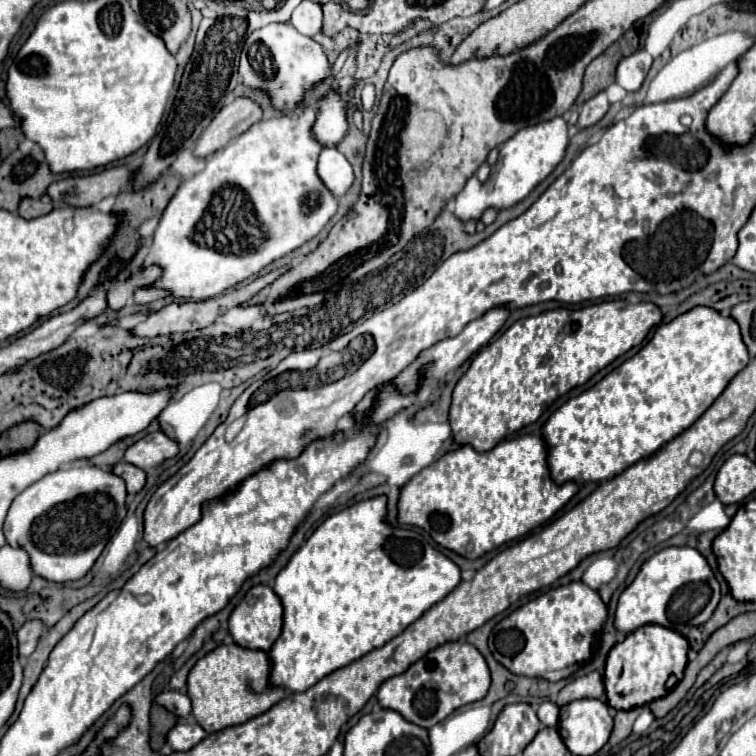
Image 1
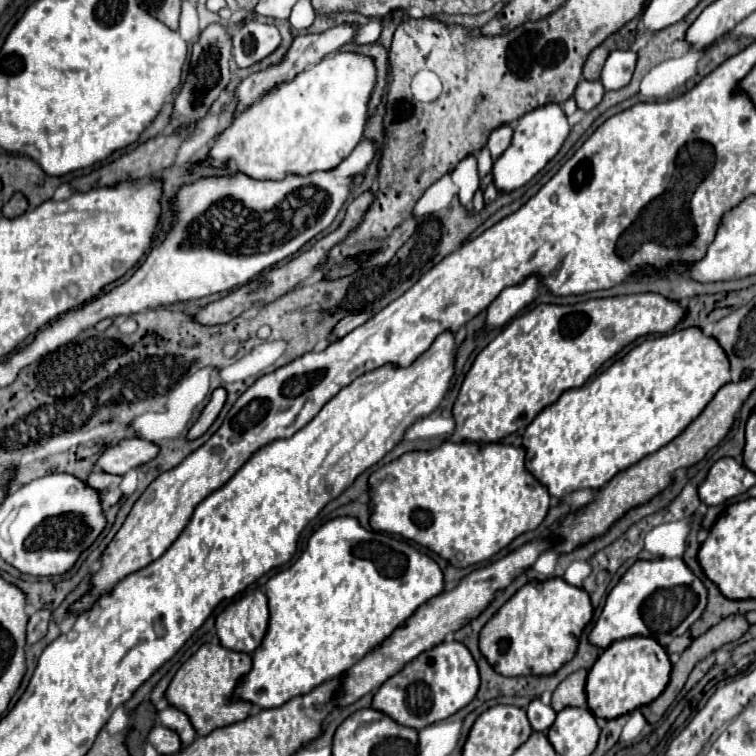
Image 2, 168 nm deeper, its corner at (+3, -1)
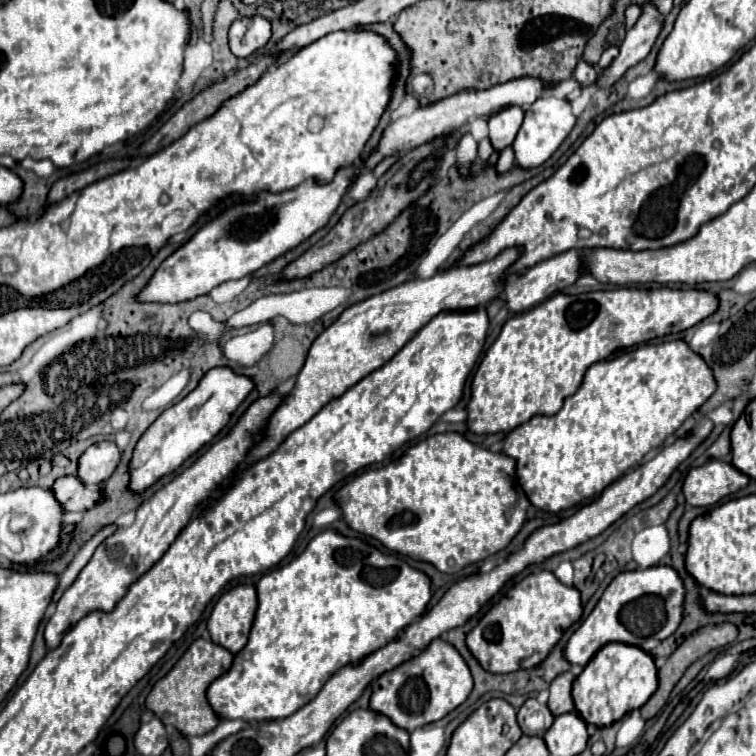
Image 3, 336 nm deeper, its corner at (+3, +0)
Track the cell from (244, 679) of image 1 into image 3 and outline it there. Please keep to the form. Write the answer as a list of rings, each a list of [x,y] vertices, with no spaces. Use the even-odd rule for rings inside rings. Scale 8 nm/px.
[[[202,637],[192,641],[192,645],[184,651],[178,663],[154,683],[150,695],[146,697],[146,709],[152,711],[164,725],[178,729],[184,737],[210,733],[220,723],[220,717],[206,701],[206,687],[230,669],[232,659],[234,655],[230,651],[212,641],[206,641]]]

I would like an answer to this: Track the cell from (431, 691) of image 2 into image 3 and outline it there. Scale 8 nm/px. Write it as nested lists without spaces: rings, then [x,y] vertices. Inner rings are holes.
[[[434,639],[424,651],[410,657],[402,665],[382,673],[372,683],[370,709],[382,713],[394,721],[400,729],[414,731],[428,723],[434,723],[454,711],[472,691],[472,675],[460,653],[446,641]]]

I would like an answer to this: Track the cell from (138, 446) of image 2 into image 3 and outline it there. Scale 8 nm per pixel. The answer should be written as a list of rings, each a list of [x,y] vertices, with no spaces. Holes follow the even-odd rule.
[[[100,441],[90,445],[78,459],[76,477],[84,485],[98,485],[112,475],[120,463],[120,451],[112,441]]]

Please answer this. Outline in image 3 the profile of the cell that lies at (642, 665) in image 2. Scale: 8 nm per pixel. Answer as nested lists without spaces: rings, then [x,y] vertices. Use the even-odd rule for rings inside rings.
[[[624,643],[604,645],[572,683],[572,699],[576,713],[596,727],[612,725],[626,713],[640,709],[658,687],[656,665],[648,653]]]

